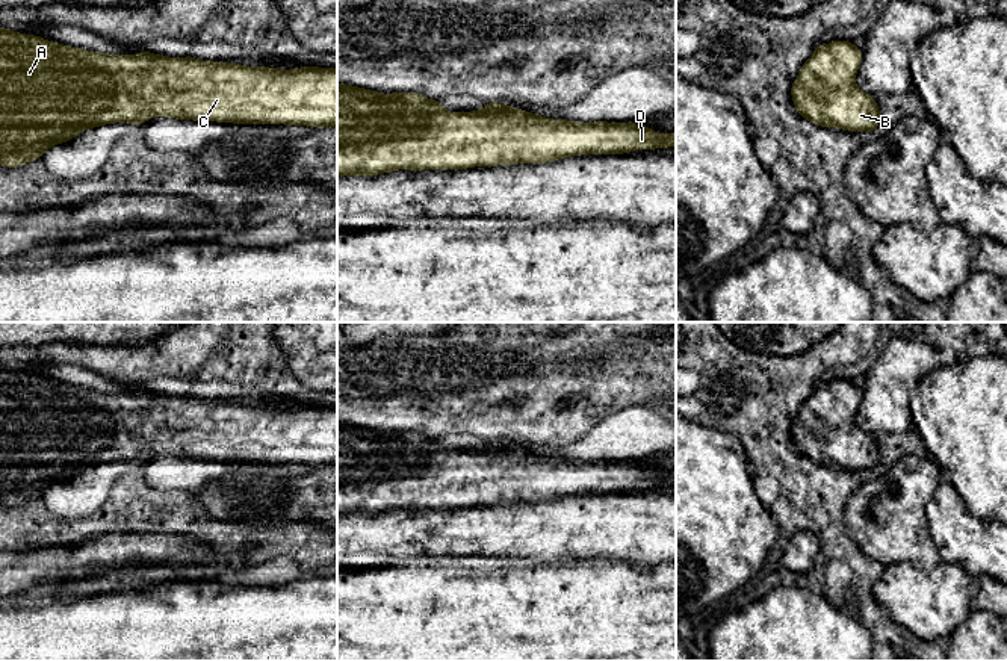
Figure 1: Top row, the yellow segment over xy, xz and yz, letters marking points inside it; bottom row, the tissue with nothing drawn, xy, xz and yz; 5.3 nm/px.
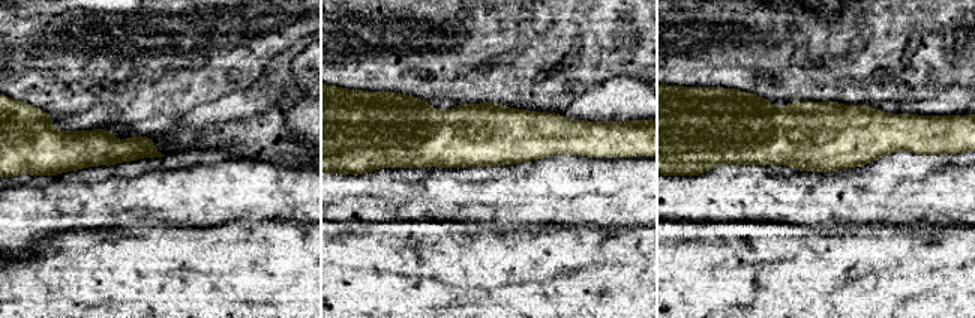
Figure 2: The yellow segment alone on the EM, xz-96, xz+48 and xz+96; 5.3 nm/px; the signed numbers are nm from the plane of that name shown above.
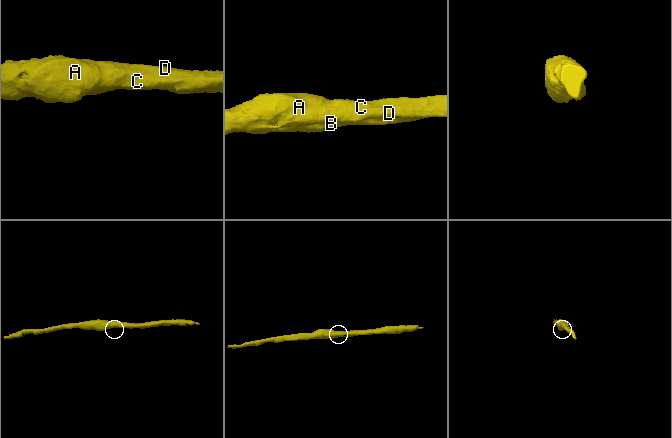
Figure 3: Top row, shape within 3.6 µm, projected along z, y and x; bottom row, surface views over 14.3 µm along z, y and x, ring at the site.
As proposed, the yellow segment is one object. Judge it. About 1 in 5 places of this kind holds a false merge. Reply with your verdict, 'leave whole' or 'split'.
leave whole

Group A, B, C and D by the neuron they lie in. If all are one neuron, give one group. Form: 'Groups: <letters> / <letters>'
Groups: A B C D

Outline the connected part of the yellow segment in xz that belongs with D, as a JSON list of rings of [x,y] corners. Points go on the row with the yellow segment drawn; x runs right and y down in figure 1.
[[[337,83],[337,177],[380,175],[396,169],[534,165],[581,154],[624,154],[668,147],[676,147],[676,133],[658,133],[637,123],[553,119],[504,103],[485,103],[475,112],[448,112],[440,100],[417,92],[383,94]]]

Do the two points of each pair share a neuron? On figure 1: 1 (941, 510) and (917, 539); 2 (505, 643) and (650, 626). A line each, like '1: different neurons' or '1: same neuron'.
1: different neurons
2: same neuron

